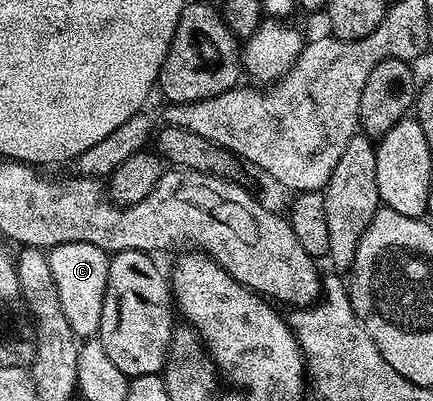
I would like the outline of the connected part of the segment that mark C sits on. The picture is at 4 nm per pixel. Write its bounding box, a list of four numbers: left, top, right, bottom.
[49,243,110,341]

